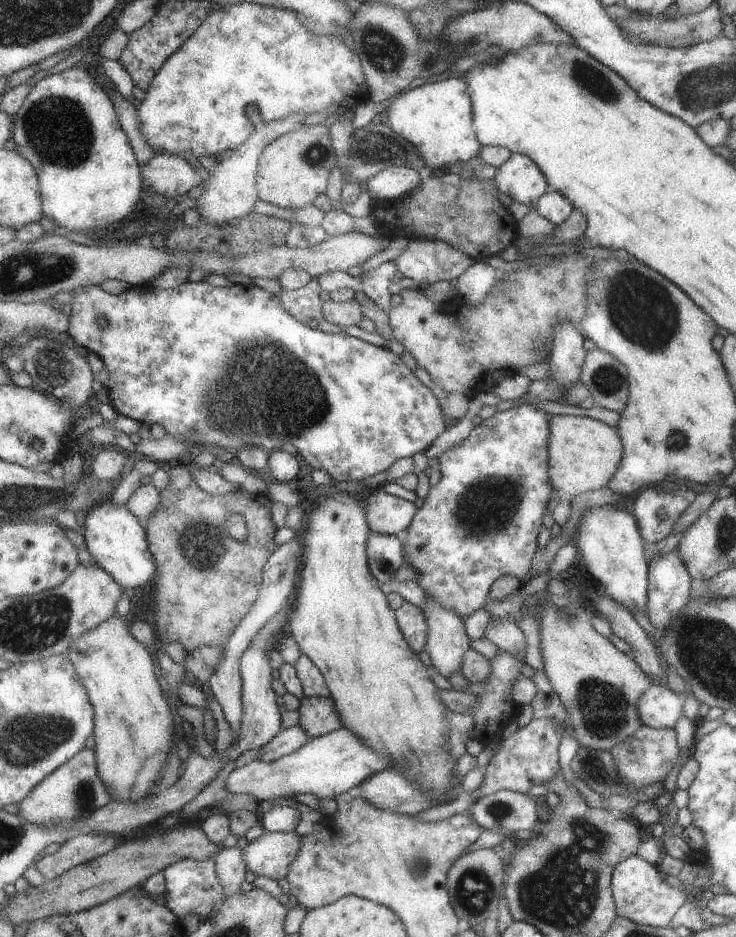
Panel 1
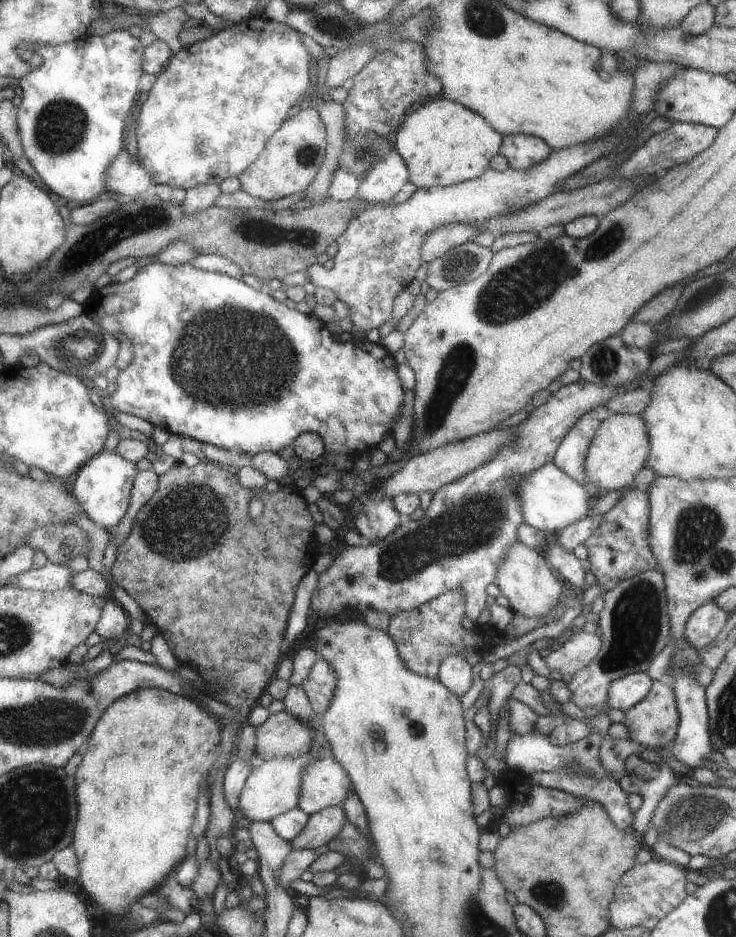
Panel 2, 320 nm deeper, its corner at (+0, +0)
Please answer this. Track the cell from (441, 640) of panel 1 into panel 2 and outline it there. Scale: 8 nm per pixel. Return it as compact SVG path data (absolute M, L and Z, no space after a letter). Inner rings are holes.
M449 655L439 664L436 679L448 688L449 692L460 697L471 686L473 674L464 656Z

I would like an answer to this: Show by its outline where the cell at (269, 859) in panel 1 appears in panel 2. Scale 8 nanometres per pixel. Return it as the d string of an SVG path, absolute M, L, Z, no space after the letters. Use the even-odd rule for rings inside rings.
M339 806L320 808L308 815L305 826L291 839L292 849L315 849L326 845L347 823L347 817Z

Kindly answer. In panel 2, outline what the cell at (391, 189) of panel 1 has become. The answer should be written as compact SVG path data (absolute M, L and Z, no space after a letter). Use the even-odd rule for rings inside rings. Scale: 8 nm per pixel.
M391 151L364 174L354 197L368 203L391 203L392 196L407 181L408 172L403 159Z

